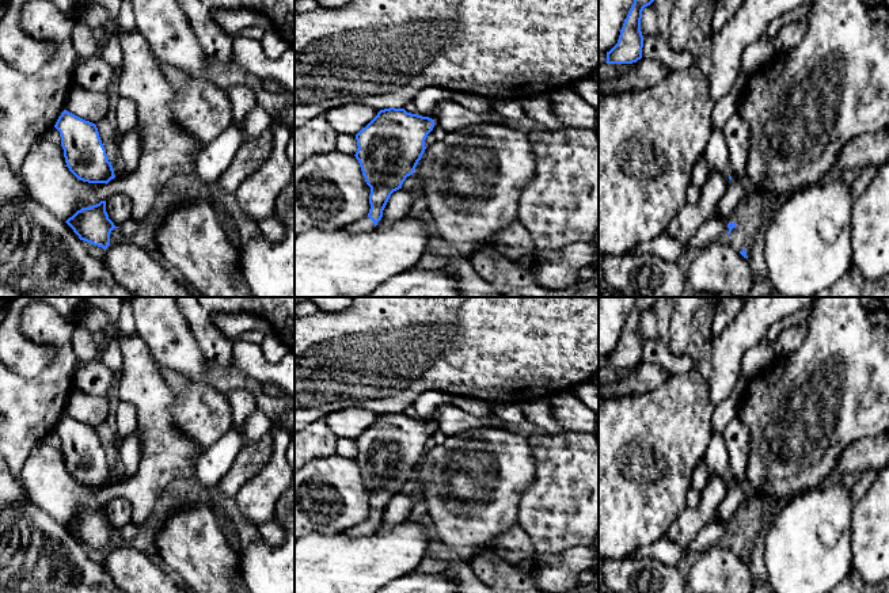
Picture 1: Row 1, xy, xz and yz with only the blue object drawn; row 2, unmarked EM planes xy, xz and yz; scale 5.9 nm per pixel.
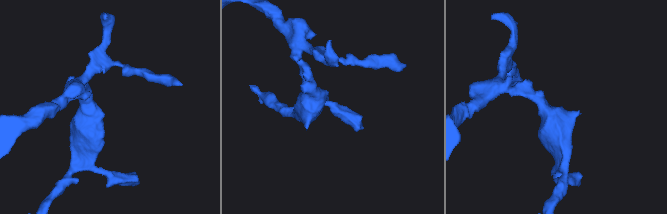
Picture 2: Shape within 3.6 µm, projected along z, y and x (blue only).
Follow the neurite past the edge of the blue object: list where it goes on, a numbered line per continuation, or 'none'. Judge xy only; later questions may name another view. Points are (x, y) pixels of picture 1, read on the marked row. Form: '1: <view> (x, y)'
none

